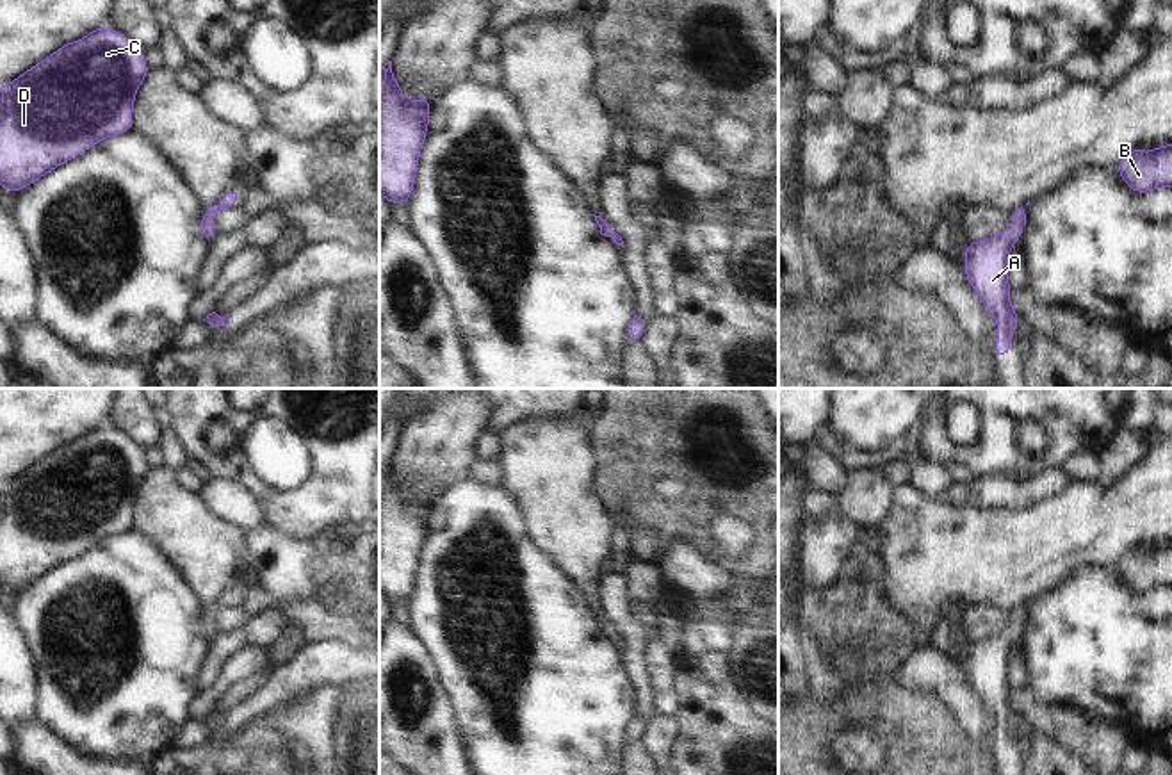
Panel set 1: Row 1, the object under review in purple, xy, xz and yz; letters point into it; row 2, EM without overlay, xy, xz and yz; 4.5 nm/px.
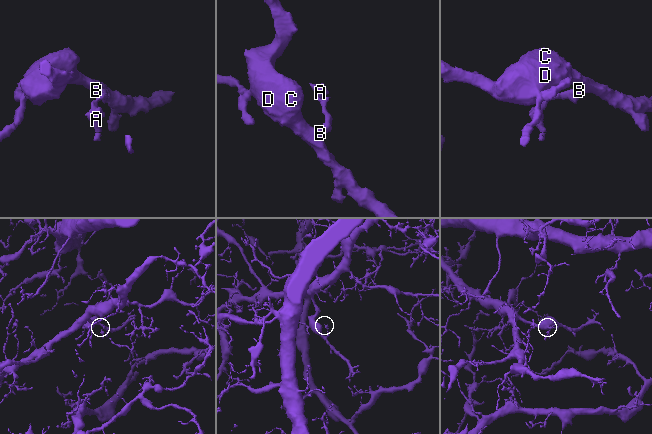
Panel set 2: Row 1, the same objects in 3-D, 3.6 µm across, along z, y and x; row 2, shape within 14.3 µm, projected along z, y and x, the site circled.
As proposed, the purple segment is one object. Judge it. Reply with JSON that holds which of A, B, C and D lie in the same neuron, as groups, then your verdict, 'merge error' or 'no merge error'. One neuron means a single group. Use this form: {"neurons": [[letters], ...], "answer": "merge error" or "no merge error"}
{"neurons": [["A", "B", "C", "D"]], "answer": "no merge error"}

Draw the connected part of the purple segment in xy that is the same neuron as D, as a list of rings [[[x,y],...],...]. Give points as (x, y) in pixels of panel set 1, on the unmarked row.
[[[98,426],[82,440],[57,447],[53,454],[36,461],[14,481],[0,483],[0,590],[9,588],[18,593],[23,586],[78,556],[102,538],[132,531],[134,497],[150,470],[142,449],[112,426]]]

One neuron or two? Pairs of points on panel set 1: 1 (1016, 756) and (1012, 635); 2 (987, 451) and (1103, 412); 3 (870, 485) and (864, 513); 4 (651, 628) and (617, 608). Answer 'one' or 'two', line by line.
1: one
2: one
3: one
4: two

